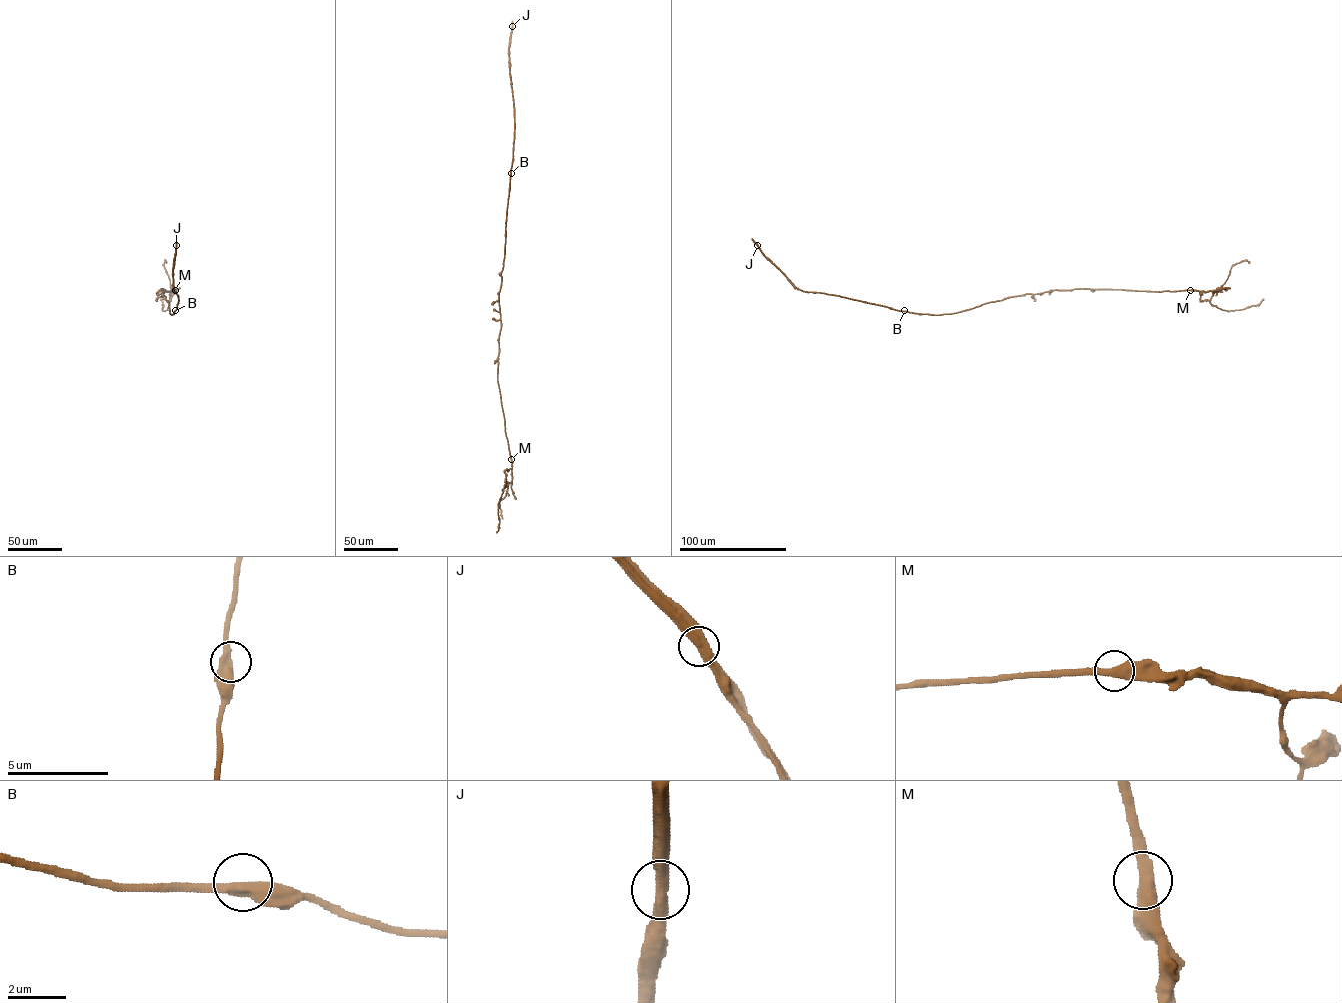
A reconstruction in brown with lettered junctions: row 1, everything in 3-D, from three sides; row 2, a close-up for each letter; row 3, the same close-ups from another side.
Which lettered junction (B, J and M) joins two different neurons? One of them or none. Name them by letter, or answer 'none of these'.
J

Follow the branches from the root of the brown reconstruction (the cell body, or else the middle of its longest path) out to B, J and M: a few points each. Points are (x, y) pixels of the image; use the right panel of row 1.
B: (1007, 297), (951, 313), (904, 310)
J: (1007, 297), (956, 313), (930, 315), (806, 292), (796, 288), (757, 245)
M: (1007, 297), (1081, 288), (1190, 290)

